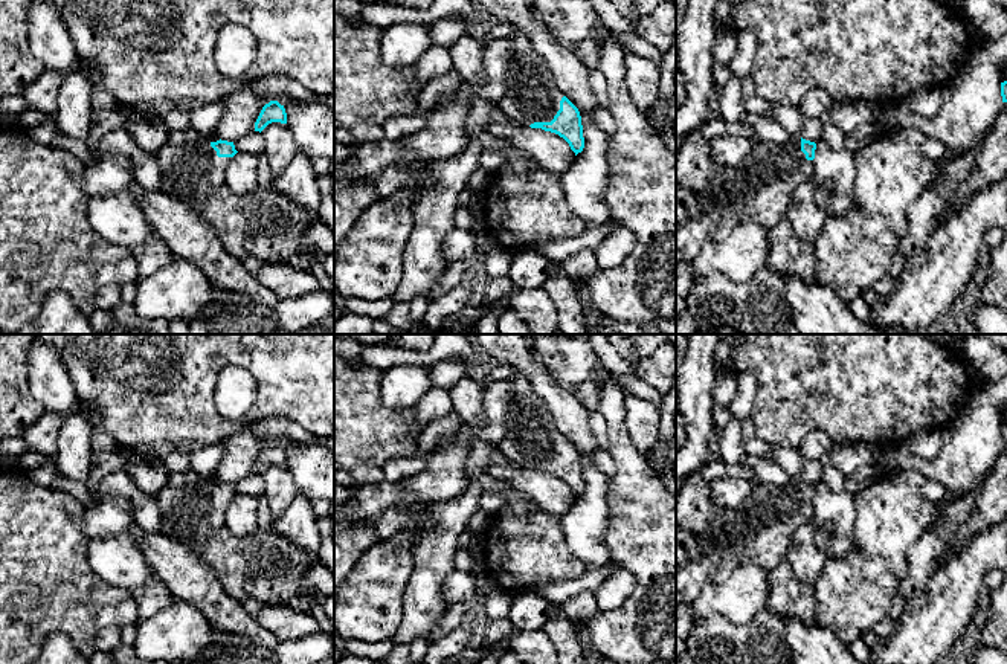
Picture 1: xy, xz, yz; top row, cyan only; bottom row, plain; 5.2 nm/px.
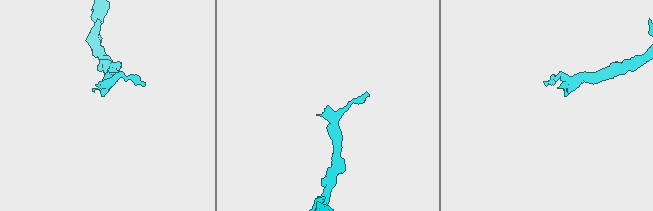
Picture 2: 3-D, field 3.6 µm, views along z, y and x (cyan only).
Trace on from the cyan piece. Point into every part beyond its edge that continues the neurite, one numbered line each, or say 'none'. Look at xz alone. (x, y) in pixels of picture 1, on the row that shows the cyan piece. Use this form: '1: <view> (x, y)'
1: xz (533, 96)

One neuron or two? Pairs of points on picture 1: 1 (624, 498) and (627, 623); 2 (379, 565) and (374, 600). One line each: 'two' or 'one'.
1: one
2: one

